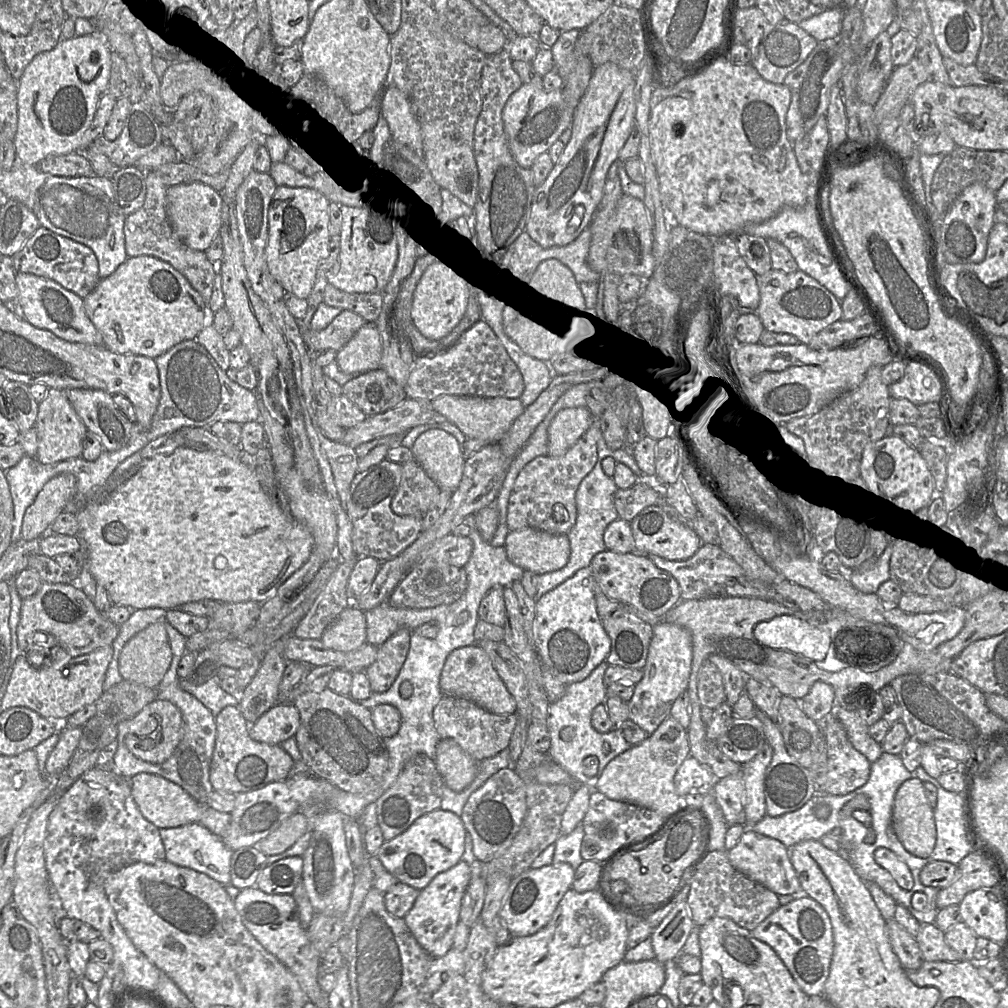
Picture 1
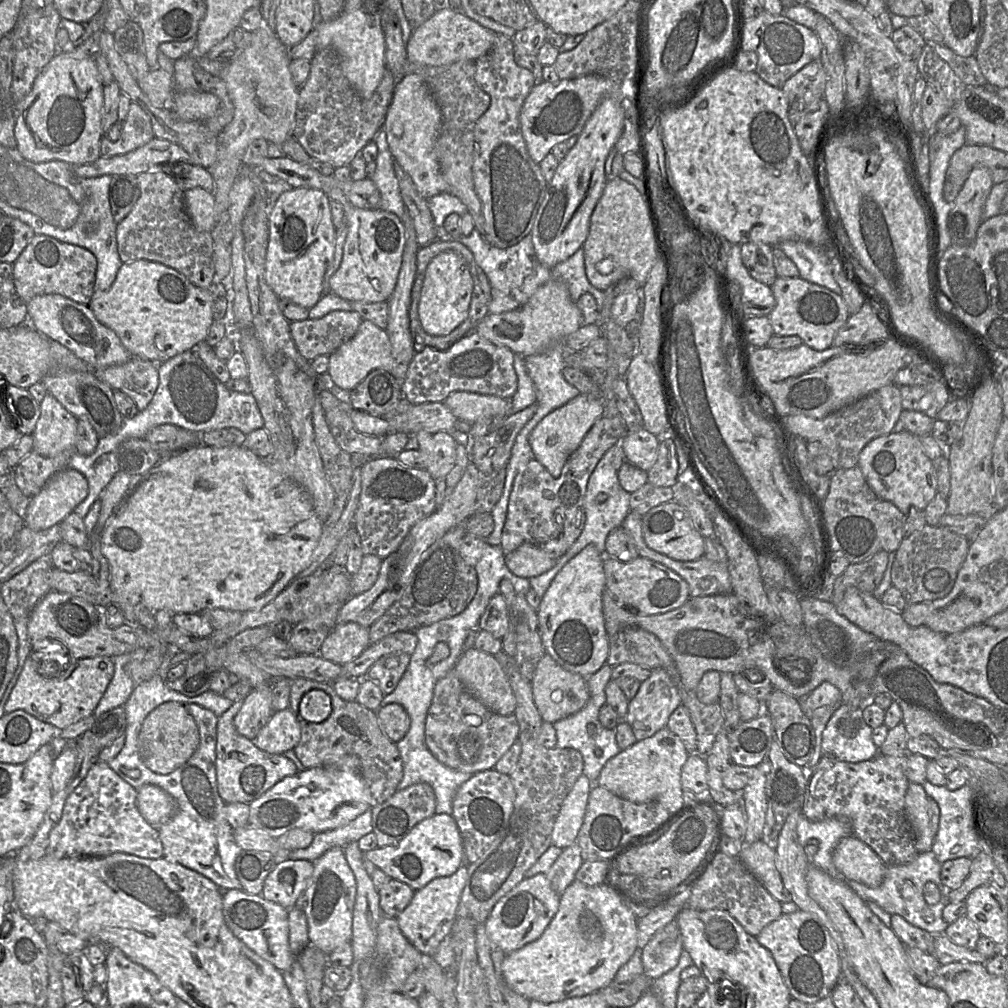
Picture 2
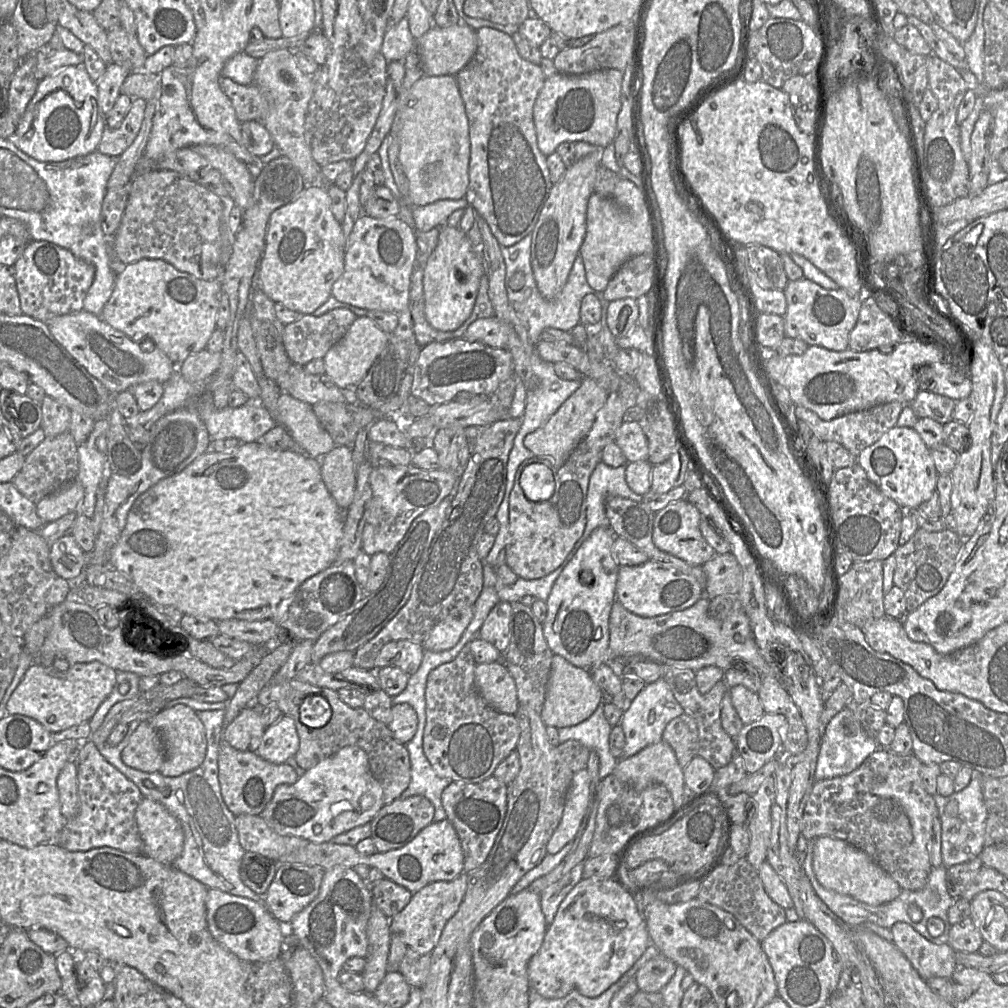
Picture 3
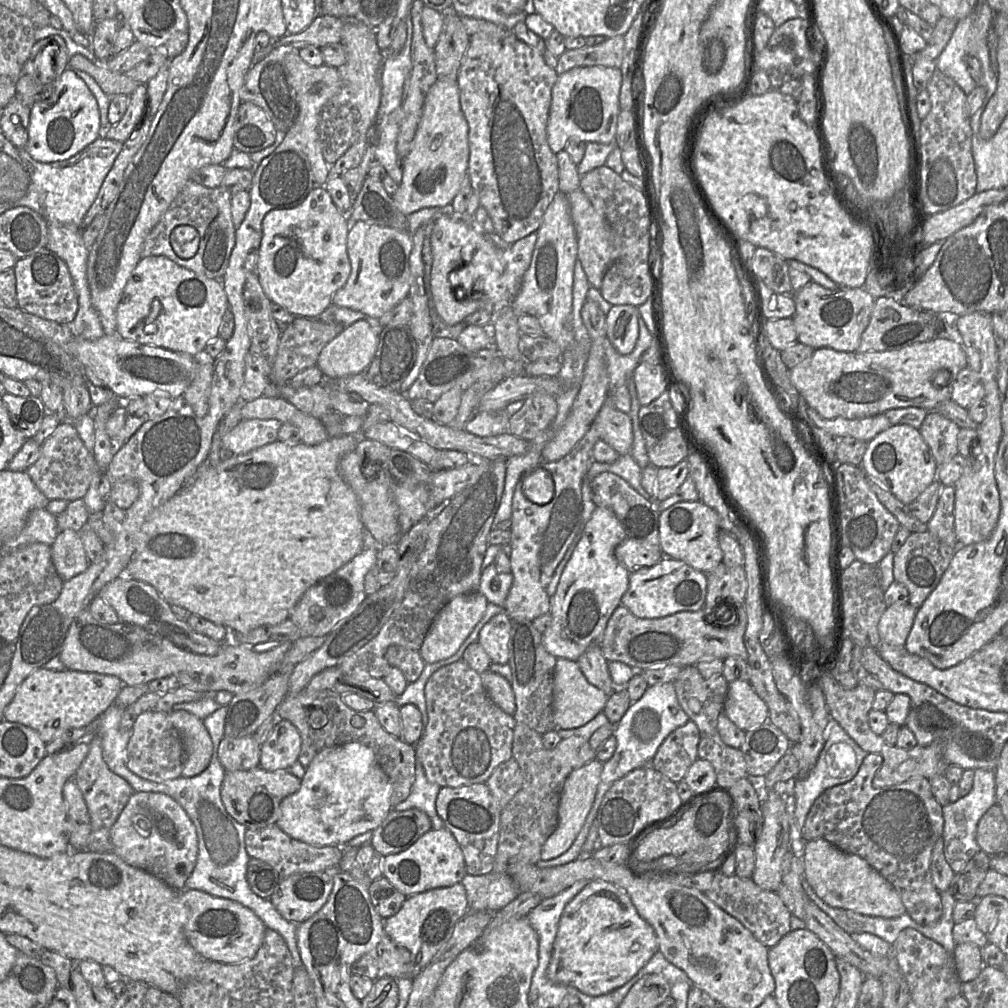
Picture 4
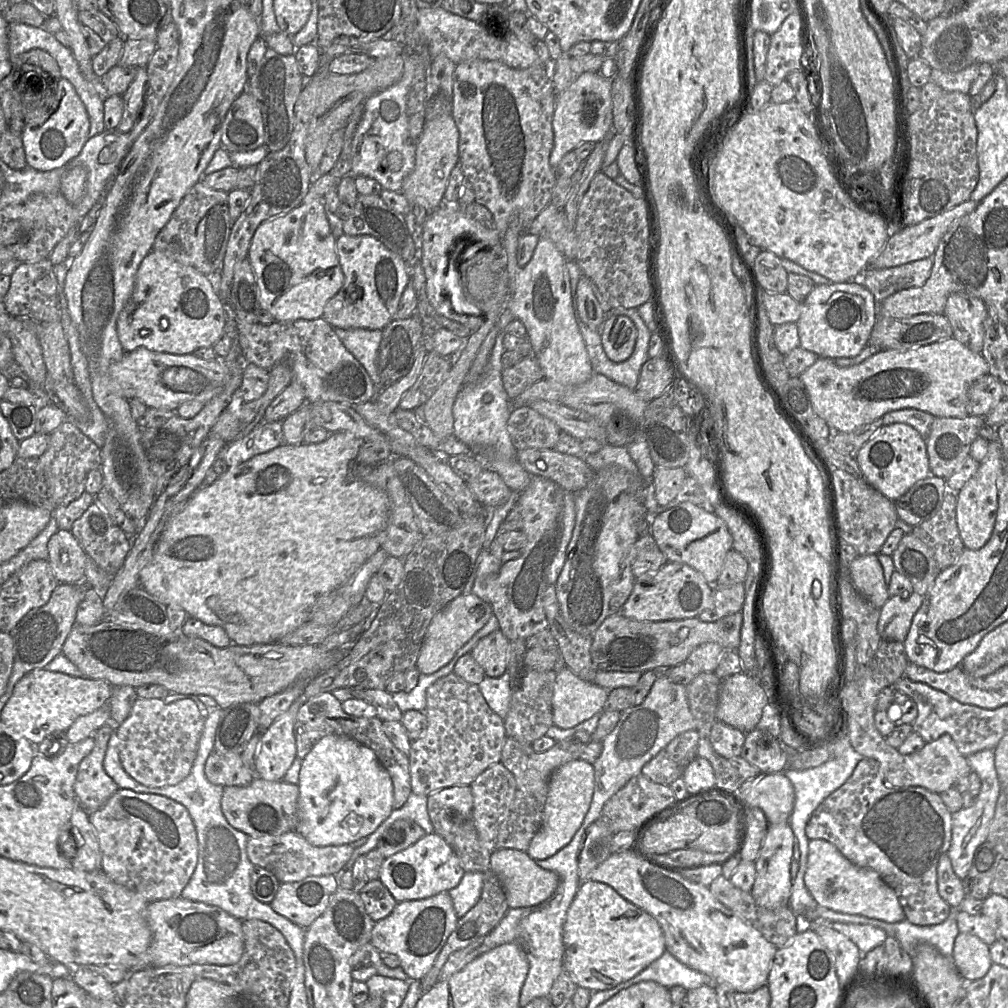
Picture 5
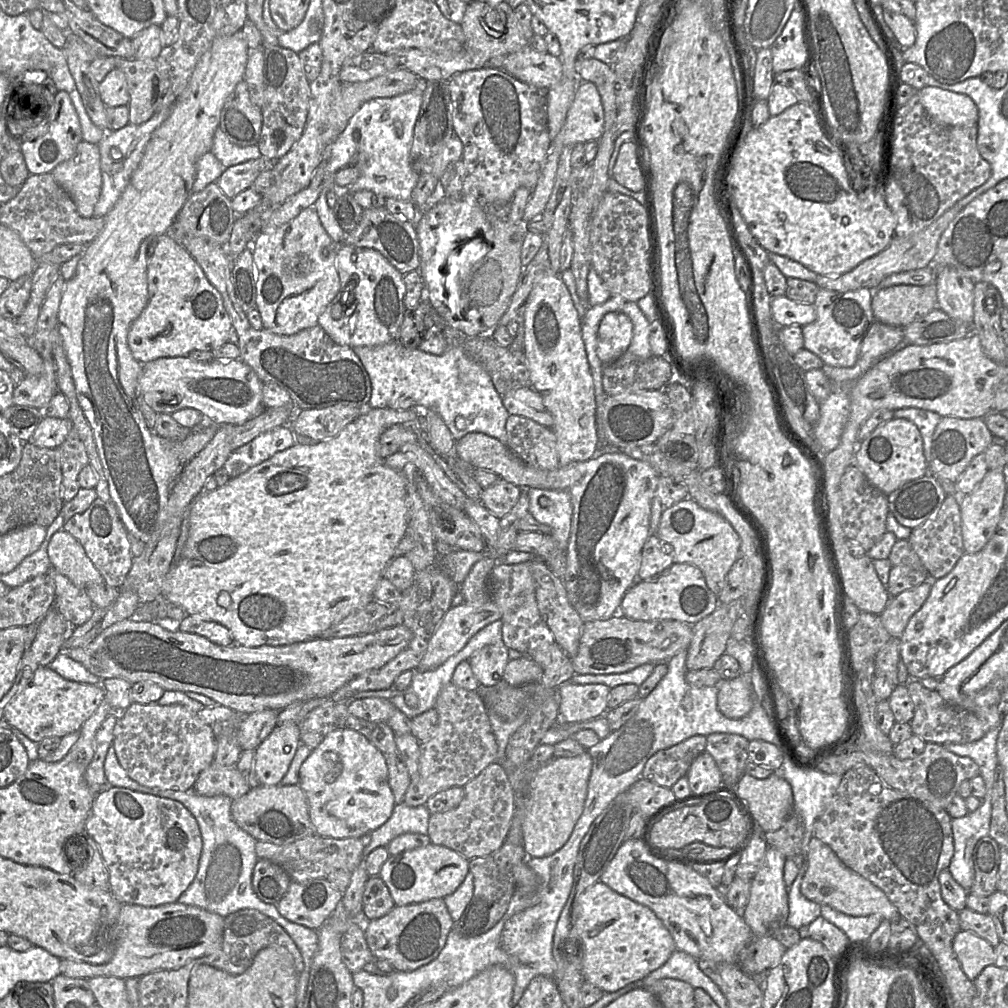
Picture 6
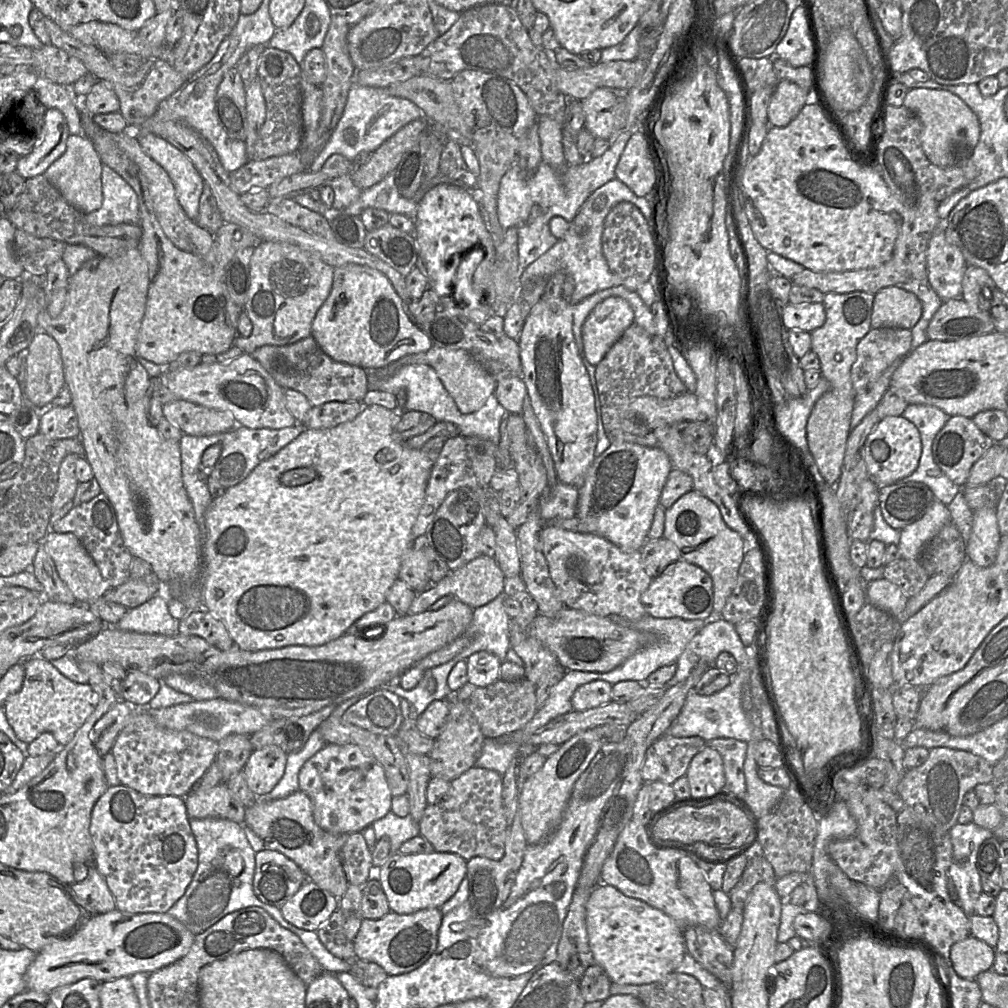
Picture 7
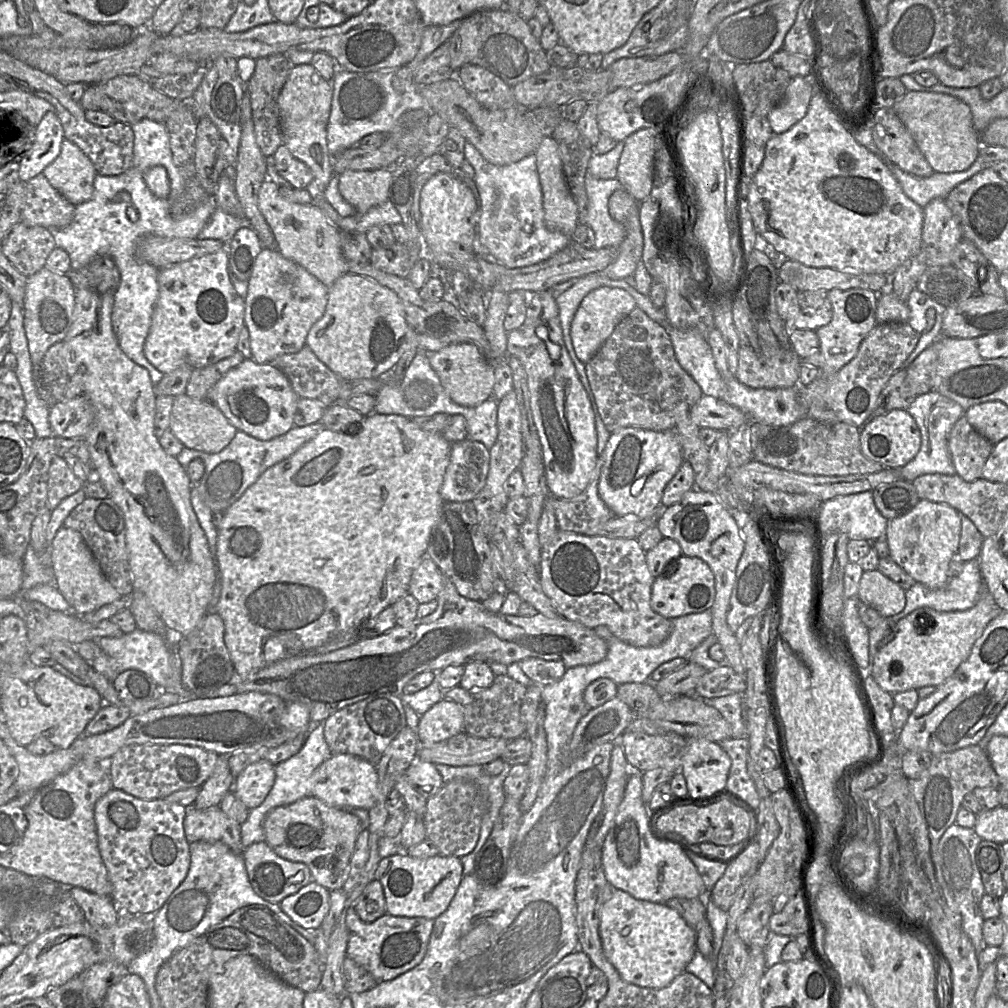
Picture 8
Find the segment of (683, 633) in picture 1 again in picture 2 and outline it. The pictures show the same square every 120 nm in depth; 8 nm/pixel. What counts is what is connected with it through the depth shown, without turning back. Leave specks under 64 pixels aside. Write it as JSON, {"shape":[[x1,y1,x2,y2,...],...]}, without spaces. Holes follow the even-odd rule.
{"shape":[[662,668,652,669,649,678,640,683,635,697,629,701,624,721,631,726,636,740,640,741,666,727,670,715,680,704,679,689,669,672]]}

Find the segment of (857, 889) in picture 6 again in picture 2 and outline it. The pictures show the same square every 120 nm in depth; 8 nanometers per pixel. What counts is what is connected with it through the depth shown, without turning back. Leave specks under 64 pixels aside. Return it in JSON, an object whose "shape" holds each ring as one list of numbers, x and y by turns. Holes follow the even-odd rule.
{"shape":[[842,838,832,855,833,863,847,879,865,885,879,886,886,874,886,866,879,856,858,838]]}

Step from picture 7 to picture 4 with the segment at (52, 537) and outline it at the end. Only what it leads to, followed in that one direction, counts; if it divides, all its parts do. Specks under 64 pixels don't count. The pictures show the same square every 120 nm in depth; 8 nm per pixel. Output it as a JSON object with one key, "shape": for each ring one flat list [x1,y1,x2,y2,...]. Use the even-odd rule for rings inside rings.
{"shape":[[73,530,60,531,51,545,51,560,63,581,86,571,89,560,79,533]]}

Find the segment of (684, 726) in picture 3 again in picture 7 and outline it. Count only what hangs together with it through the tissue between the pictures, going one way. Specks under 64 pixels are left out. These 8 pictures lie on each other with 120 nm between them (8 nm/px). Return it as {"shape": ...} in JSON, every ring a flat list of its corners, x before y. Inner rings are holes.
{"shape":[[661,736,646,751,641,768,643,781,660,781,672,785,686,775,691,760,705,746,706,741,698,736]]}

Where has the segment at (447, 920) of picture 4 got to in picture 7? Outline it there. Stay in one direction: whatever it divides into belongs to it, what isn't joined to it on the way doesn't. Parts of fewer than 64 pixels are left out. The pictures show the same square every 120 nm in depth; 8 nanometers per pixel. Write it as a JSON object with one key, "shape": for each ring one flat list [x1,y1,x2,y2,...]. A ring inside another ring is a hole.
{"shape":[[440,908,421,909,411,914,389,911,380,919,363,918,353,941,356,959,377,963,388,975,408,973,426,962,436,950,442,919]]}

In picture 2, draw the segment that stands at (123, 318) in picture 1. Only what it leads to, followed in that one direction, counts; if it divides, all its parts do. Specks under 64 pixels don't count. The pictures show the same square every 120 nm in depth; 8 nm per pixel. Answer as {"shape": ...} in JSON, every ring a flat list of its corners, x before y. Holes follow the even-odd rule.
{"shape":[[146,259,122,263,111,287,94,292,88,304,95,318,115,332,132,357,157,364,206,341,214,321,212,305,209,289,195,286,172,267]]}

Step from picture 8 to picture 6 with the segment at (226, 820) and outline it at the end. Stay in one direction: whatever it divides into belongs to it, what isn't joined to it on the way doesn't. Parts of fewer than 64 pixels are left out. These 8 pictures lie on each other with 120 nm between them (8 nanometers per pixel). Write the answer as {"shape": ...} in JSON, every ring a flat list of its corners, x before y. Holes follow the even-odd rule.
{"shape":[[213,762,200,773,193,789,202,796,226,795,234,800,252,788,236,766,226,767]]}

